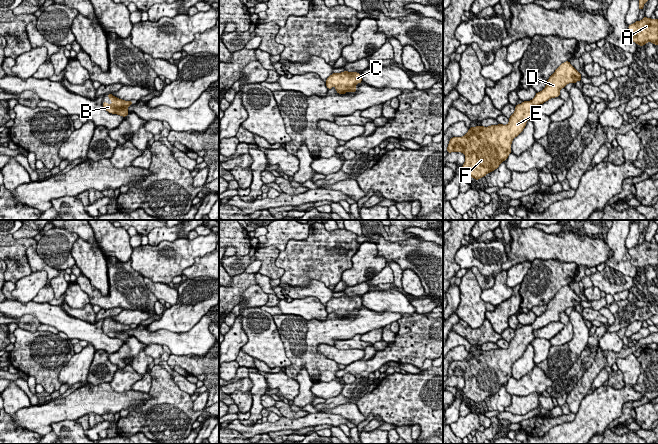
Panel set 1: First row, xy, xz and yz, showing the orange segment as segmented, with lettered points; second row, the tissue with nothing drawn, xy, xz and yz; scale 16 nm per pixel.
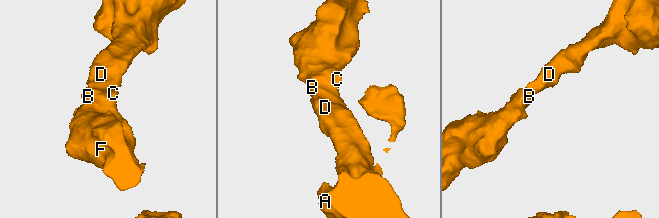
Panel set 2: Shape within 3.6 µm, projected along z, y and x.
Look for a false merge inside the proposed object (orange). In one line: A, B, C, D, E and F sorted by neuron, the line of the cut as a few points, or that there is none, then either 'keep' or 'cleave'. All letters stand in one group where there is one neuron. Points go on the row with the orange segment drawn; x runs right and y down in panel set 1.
A B C D E F | no cut | keep

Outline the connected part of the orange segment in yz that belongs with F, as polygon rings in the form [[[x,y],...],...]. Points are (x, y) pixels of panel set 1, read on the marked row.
[[[569,61],[562,63],[549,77],[541,92],[537,92],[531,101],[523,101],[515,106],[515,112],[507,125],[471,127],[464,136],[450,139],[447,152],[461,152],[465,155],[462,169],[470,177],[475,180],[485,177],[507,160],[512,152],[513,139],[523,131],[527,121],[535,114],[534,107],[559,97],[561,88],[581,81],[581,77]]]

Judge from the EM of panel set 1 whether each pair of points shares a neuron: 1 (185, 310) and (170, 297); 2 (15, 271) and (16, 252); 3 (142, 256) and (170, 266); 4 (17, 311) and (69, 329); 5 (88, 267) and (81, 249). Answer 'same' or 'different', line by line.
1: different
2: same
3: same
4: same
5: same

